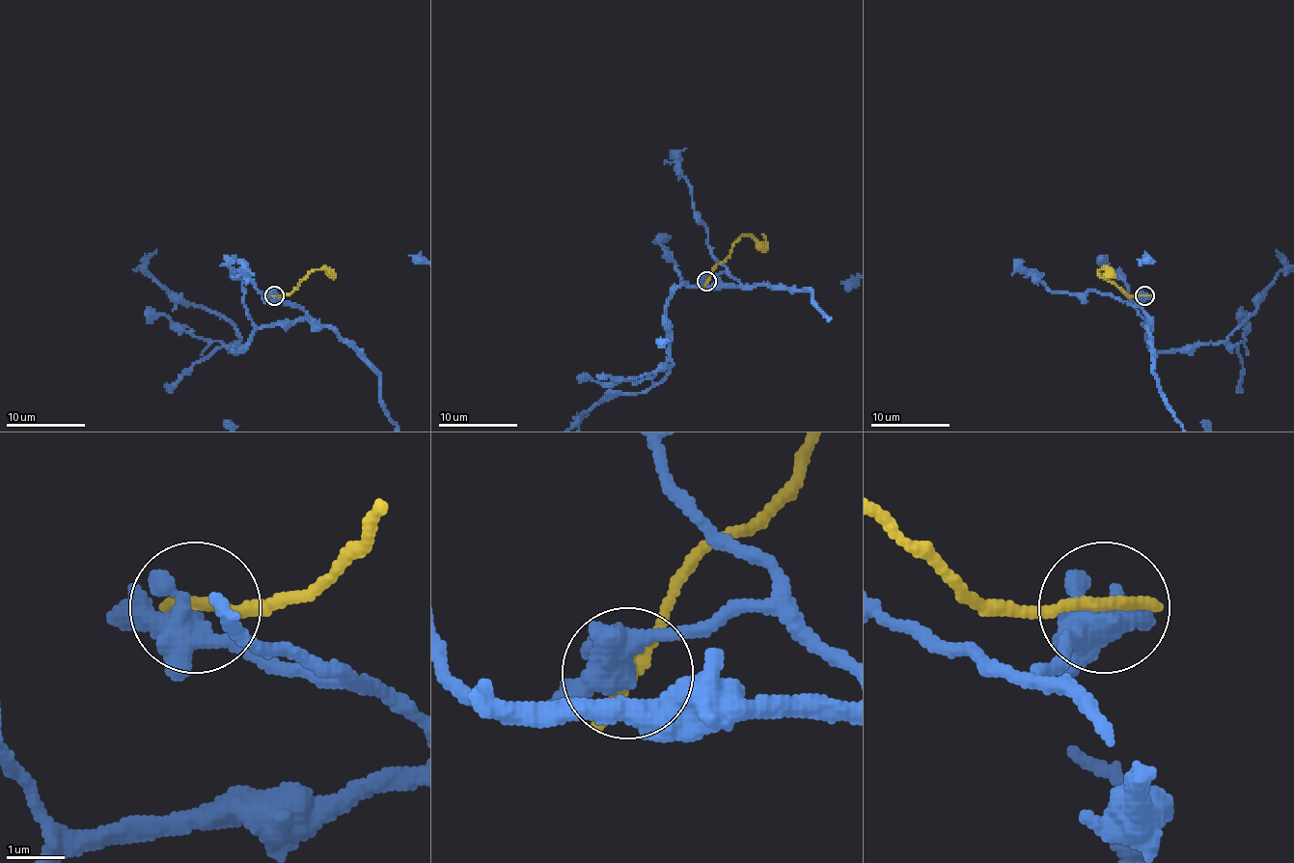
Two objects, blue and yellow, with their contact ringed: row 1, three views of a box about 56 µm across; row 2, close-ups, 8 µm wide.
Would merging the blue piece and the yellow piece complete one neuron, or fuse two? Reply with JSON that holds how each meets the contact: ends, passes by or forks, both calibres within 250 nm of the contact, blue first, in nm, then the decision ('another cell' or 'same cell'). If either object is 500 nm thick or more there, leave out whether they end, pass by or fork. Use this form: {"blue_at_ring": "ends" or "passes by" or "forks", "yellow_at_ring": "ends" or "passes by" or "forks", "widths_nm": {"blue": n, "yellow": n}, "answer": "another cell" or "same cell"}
{"blue_at_ring": "forks", "yellow_at_ring": "ends", "widths_nm": {"blue": 400, "yellow": 240}, "answer": "another cell"}

